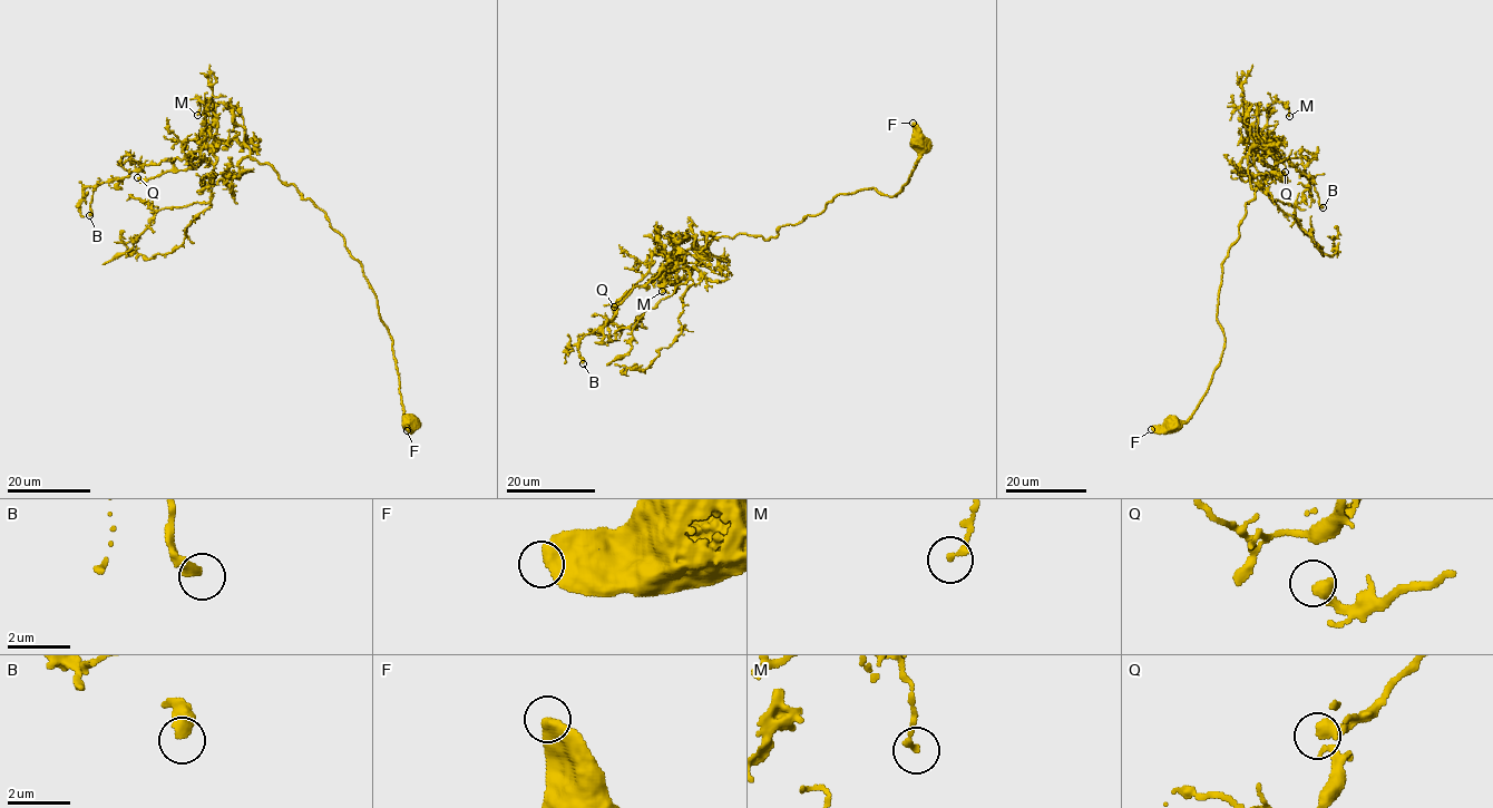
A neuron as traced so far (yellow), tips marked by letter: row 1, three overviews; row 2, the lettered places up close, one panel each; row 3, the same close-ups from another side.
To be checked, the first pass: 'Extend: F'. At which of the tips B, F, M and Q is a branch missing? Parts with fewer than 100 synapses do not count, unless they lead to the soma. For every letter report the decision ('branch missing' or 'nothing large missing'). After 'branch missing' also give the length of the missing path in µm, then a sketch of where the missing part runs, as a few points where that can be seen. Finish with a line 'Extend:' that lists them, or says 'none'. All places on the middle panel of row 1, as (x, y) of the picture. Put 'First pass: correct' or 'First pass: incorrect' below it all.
B: nothing large missing
F: nothing large missing
M: nothing large missing
Q: branch missing | 30 µm | (614, 307), (604, 315), (589, 320), (572, 338), (562, 332), (559, 319)
Extend: Q
First pass: incorrect

